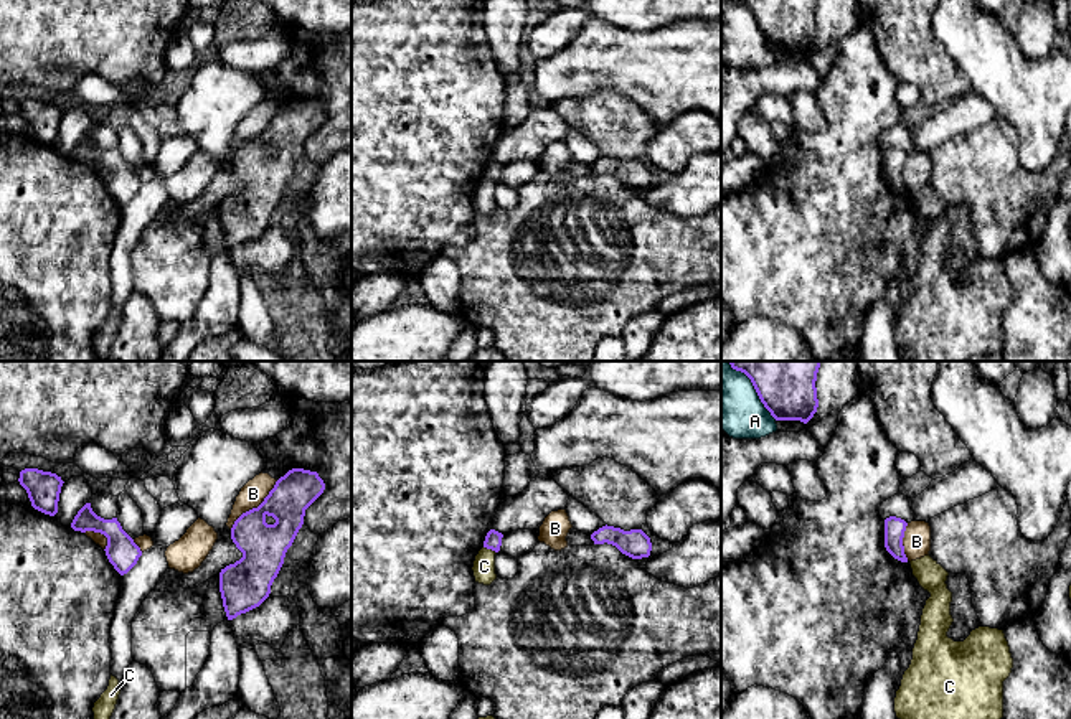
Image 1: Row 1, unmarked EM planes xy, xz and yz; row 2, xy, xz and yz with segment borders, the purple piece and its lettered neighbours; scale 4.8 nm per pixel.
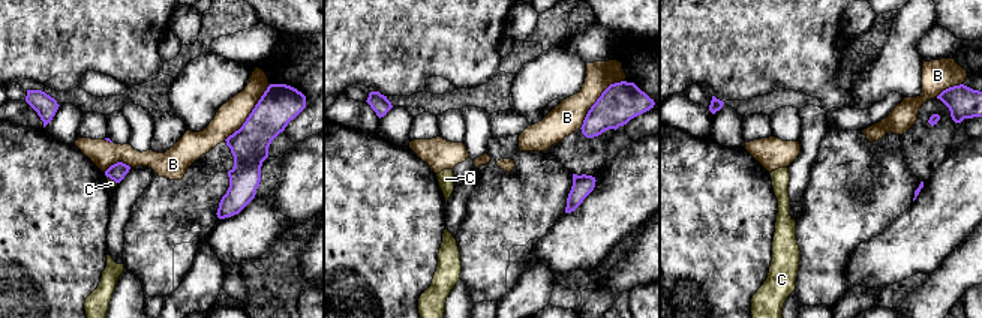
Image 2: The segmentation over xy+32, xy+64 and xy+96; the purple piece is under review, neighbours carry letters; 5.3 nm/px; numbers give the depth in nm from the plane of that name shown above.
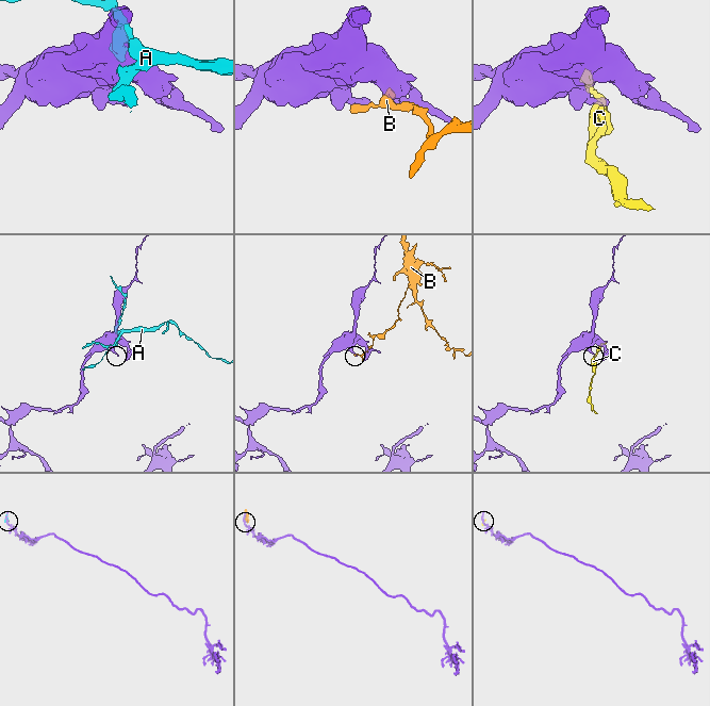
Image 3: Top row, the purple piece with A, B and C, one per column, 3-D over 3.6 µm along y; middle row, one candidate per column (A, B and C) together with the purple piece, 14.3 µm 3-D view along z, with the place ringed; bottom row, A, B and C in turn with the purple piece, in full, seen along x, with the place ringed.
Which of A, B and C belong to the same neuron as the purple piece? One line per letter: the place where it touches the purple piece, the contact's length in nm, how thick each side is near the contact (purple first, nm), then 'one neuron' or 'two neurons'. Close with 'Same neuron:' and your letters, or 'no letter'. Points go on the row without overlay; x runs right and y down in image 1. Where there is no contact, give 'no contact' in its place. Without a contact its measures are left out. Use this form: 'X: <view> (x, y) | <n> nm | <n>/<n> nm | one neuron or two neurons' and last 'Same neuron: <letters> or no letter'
A: yz (756, 22) | 320 nm | 260/280 nm | two neurons
B: xy (254, 139) | 340 nm | 220/120 nm | two neurons
C: xz (490, 178) | 70 nm | 80/110 nm | two neurons
Same neuron: no letter

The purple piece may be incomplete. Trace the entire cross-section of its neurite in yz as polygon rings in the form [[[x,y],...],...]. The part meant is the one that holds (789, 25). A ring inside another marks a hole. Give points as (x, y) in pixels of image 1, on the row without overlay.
[[[736,0],[744,3],[776,51],[807,54],[819,38],[819,0]]]

